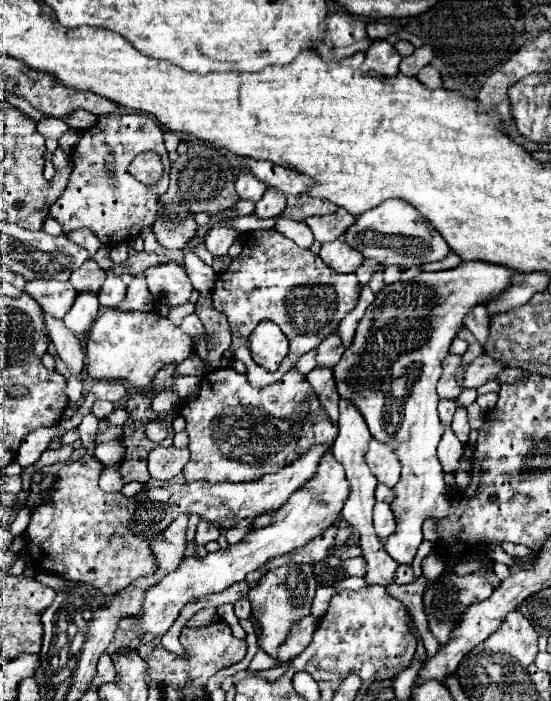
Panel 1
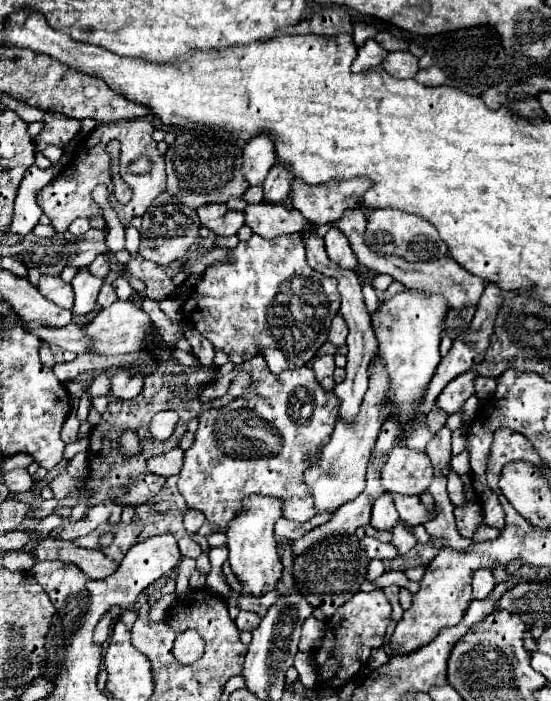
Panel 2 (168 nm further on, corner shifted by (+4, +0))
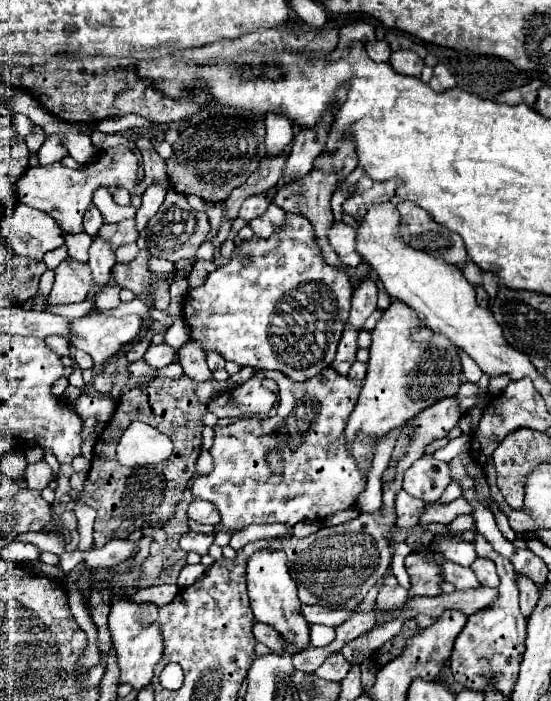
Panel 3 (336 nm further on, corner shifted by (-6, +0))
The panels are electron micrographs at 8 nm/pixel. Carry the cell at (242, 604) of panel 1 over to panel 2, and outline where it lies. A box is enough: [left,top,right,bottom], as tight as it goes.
[236,610,260,632]

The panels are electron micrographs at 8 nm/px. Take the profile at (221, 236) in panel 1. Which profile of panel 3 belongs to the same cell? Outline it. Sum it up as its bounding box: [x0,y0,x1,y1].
[238,194,268,222]

